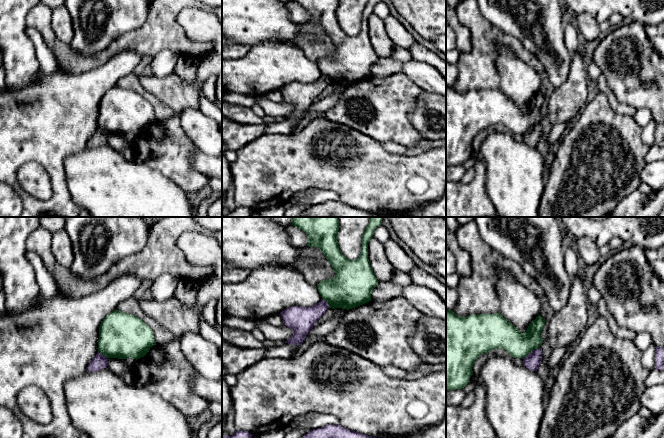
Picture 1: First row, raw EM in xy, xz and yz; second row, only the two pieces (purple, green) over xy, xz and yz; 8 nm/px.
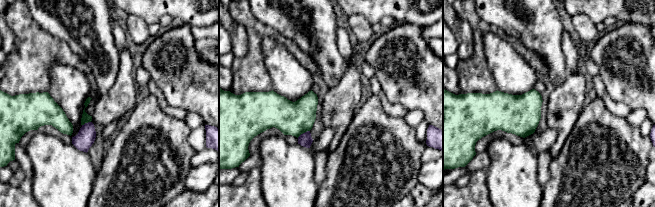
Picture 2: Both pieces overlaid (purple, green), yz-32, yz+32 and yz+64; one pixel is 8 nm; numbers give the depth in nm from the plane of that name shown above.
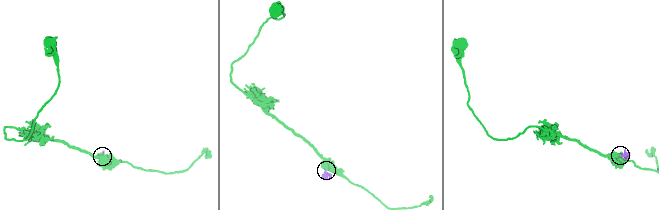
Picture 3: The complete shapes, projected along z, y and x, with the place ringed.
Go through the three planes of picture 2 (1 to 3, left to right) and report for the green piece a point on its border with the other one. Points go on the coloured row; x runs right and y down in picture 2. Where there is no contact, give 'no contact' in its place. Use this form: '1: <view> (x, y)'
1: yz-32 (86, 123)
2: yz+32 (303, 133)
3: no contact

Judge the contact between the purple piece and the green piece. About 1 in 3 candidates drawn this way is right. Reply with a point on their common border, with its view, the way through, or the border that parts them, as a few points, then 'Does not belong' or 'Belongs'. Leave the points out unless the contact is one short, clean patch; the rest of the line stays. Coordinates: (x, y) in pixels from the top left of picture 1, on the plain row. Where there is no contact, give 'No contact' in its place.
Touches purple at yz (532, 127). Boundary: yz (539, 122), (523, 135). Does not belong

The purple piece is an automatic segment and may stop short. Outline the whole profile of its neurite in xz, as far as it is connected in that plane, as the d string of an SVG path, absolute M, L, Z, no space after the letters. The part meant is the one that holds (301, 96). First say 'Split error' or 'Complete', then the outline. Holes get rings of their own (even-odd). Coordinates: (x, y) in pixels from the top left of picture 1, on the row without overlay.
Complete. M321 75L320 78L311 83L292 82L283 86L280 89L283 99L293 106L292 112L285 119L302 121L308 108L328 84L328 79Z

